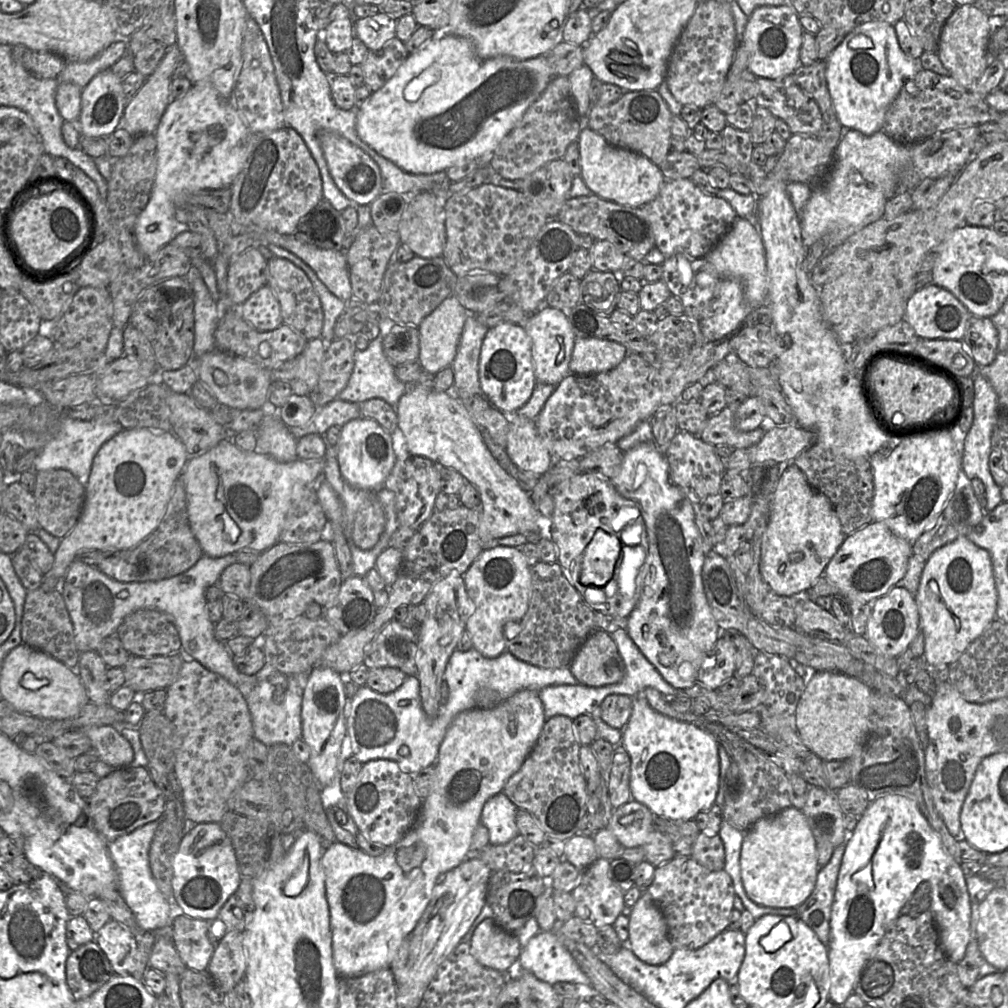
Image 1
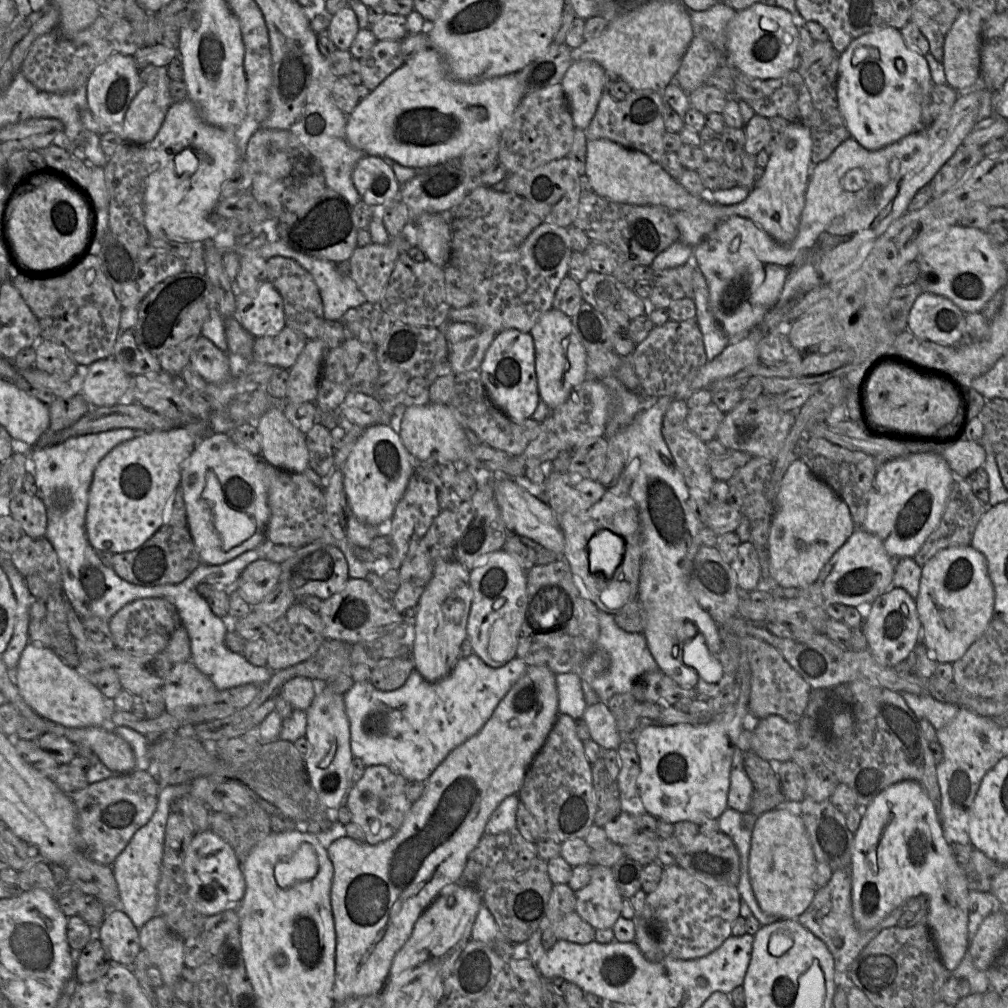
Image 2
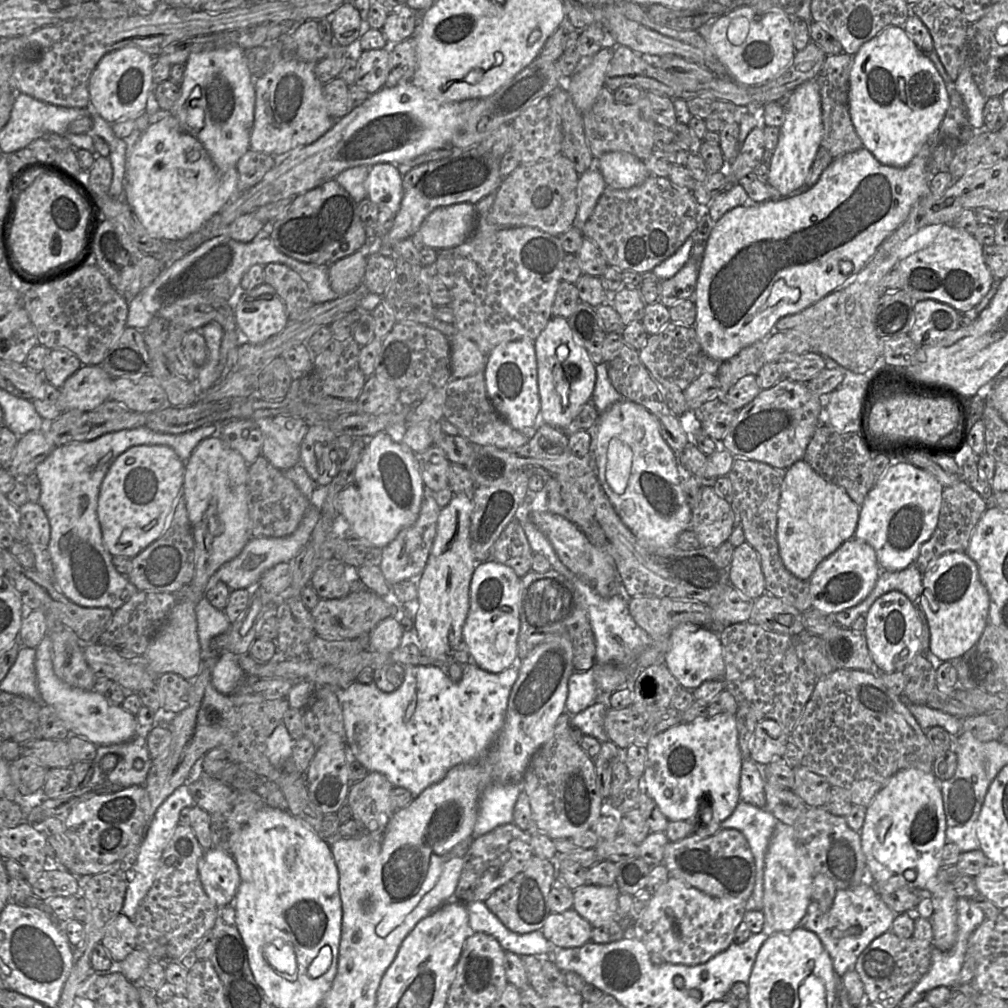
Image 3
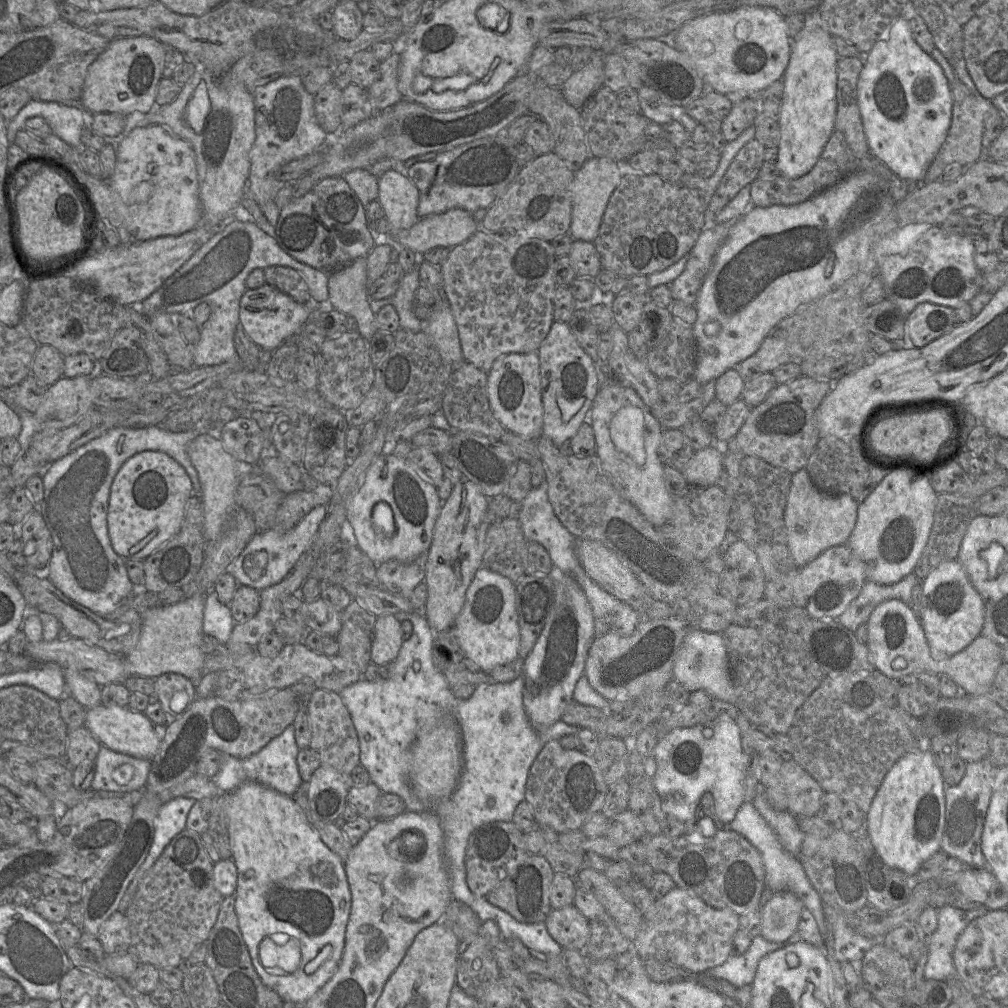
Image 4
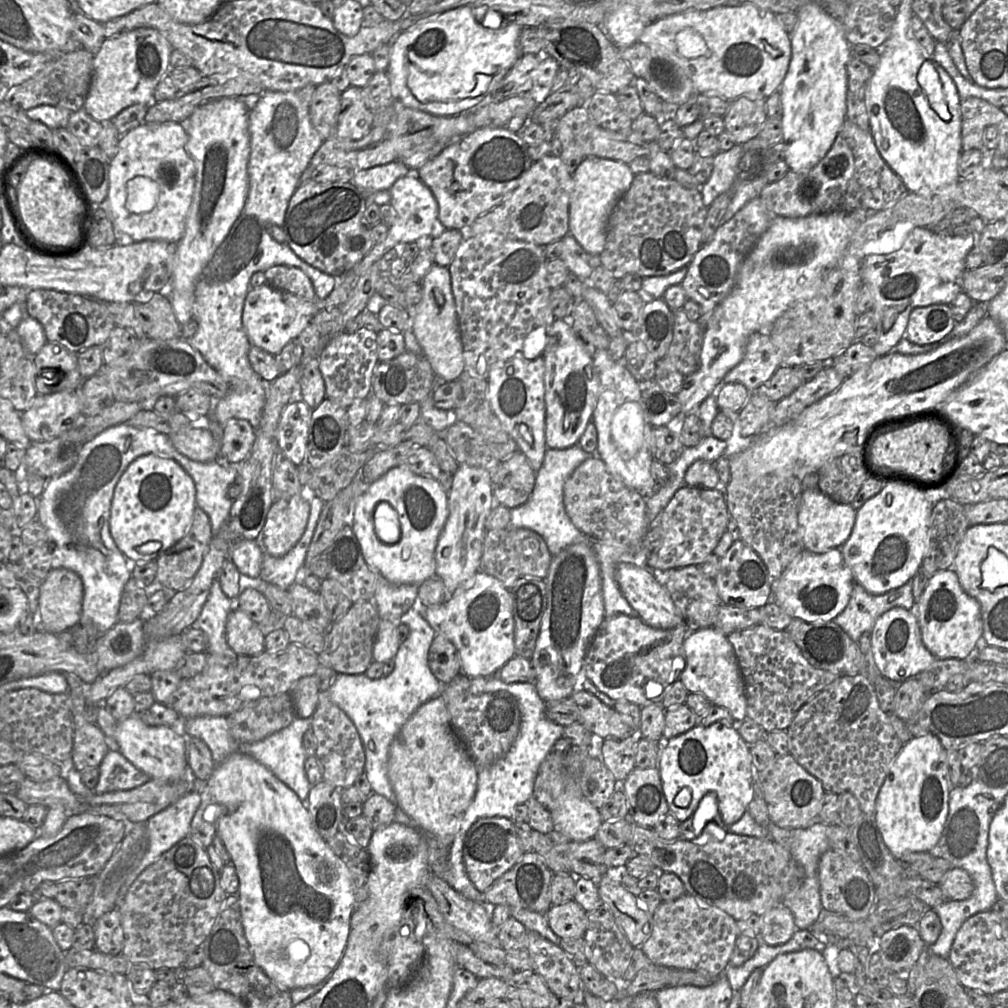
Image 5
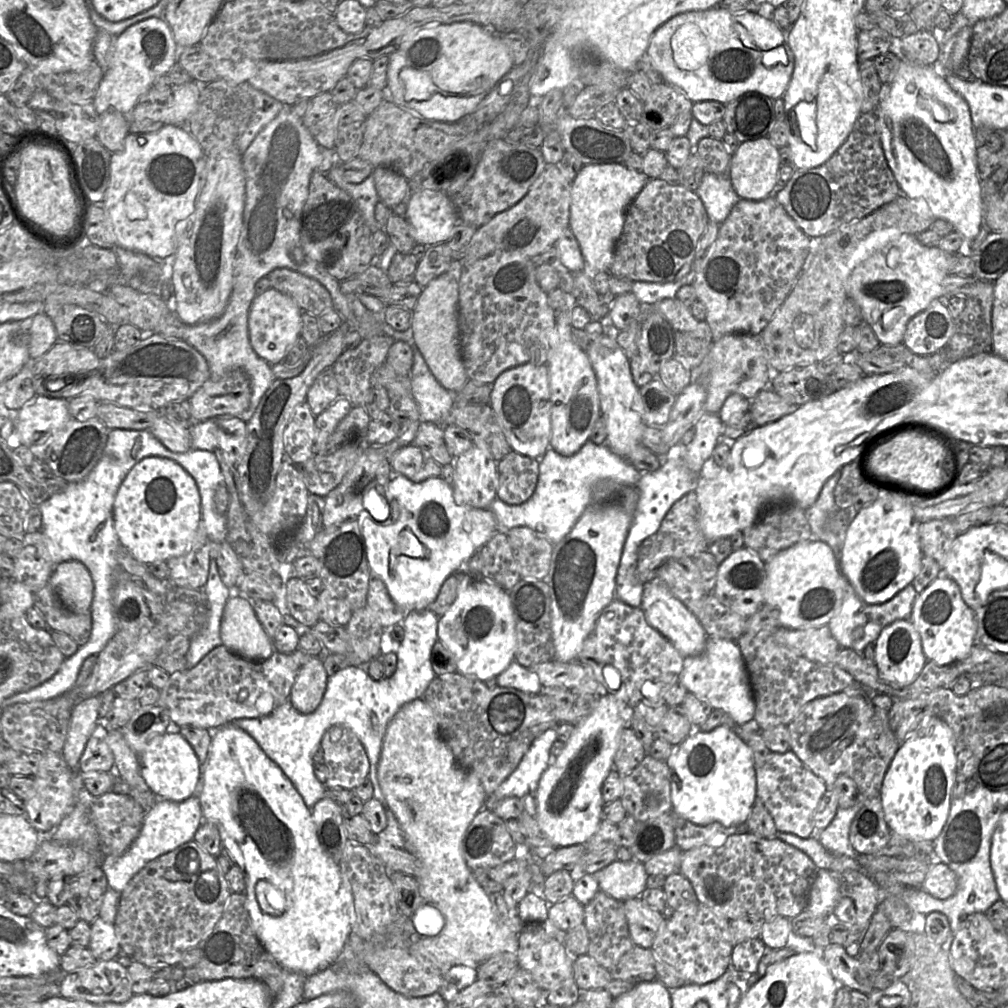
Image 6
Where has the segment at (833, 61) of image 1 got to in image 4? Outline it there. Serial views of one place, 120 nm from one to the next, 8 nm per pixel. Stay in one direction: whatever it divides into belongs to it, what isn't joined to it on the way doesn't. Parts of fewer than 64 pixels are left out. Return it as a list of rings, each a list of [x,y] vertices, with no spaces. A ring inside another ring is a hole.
[[[898,17],[868,52],[857,97],[870,153],[900,179],[920,184],[947,137],[953,102],[943,70],[916,43],[909,20]]]

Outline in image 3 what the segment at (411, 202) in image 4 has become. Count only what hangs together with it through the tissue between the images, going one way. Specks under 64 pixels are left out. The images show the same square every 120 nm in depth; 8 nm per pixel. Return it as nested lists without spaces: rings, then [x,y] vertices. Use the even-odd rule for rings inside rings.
[[[391,163],[372,166],[365,181],[367,198],[377,205],[380,211],[396,214],[403,198],[403,176]]]

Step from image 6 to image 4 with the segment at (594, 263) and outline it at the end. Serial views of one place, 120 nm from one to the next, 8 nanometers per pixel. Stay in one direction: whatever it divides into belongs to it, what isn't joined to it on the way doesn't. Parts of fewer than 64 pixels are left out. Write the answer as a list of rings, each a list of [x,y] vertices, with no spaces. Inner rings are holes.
[[[590,156],[575,173],[573,184],[572,220],[569,234],[574,240],[594,242],[597,237],[609,199],[619,185],[623,173],[620,163],[605,157]]]

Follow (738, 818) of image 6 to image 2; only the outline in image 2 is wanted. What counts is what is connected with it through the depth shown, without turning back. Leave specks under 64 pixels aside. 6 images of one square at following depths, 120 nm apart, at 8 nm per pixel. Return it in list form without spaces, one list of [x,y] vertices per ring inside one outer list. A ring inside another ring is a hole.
[[[736,702],[706,724],[683,723],[643,729],[635,740],[640,758],[639,809],[673,824],[679,821],[699,824],[705,818],[719,819],[728,808],[733,756],[743,731],[743,720],[749,712],[749,705]]]

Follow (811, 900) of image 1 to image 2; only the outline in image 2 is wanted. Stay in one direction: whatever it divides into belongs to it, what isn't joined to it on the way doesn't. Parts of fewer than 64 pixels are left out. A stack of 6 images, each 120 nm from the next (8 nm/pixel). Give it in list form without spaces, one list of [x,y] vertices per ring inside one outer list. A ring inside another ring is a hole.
[[[843,868],[833,871],[830,881],[823,887],[817,889],[815,896],[806,909],[797,920],[799,923],[812,932],[816,937],[821,939],[834,958],[834,966],[836,971],[836,985],[838,980],[845,977],[850,965],[868,945],[868,943],[876,937],[883,929],[897,926],[903,910],[897,908],[884,918],[879,925],[871,930],[862,930],[856,924],[851,905],[852,891],[852,874],[850,868]],[[835,937],[843,938],[843,945],[836,947],[833,943]]]

